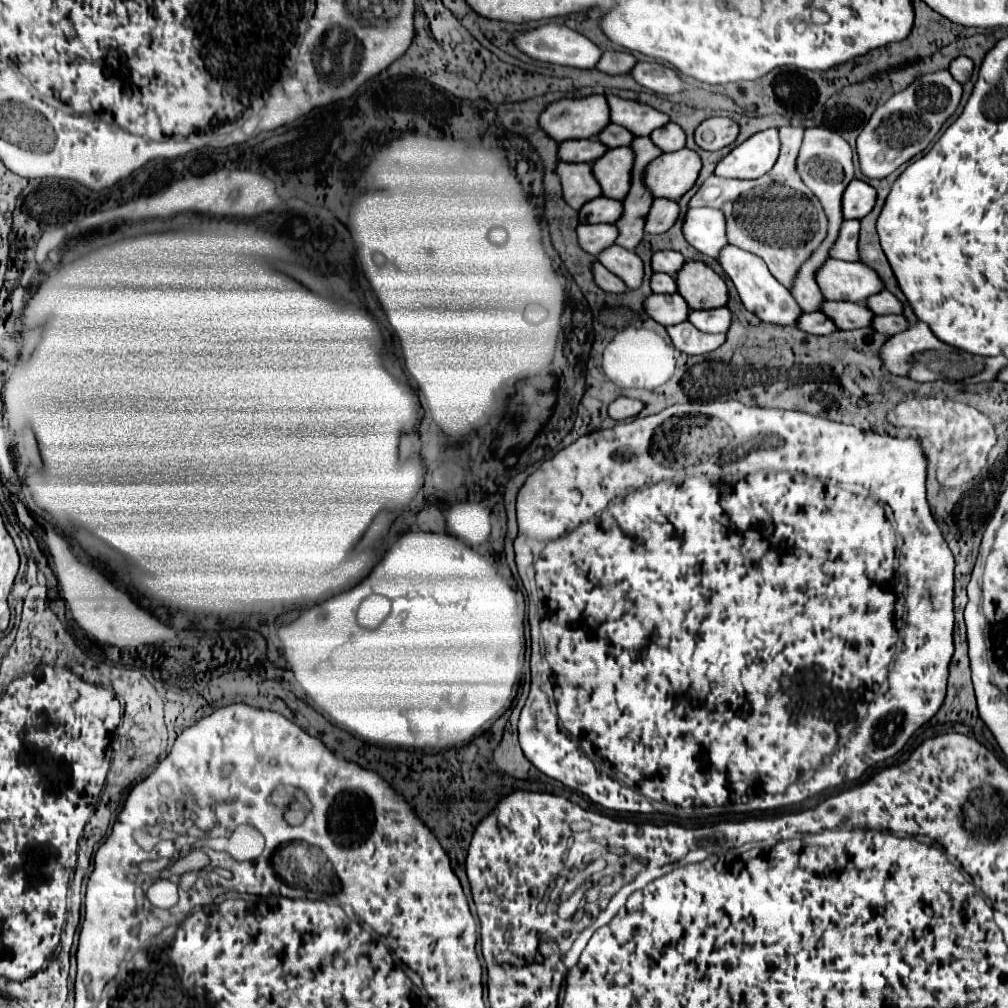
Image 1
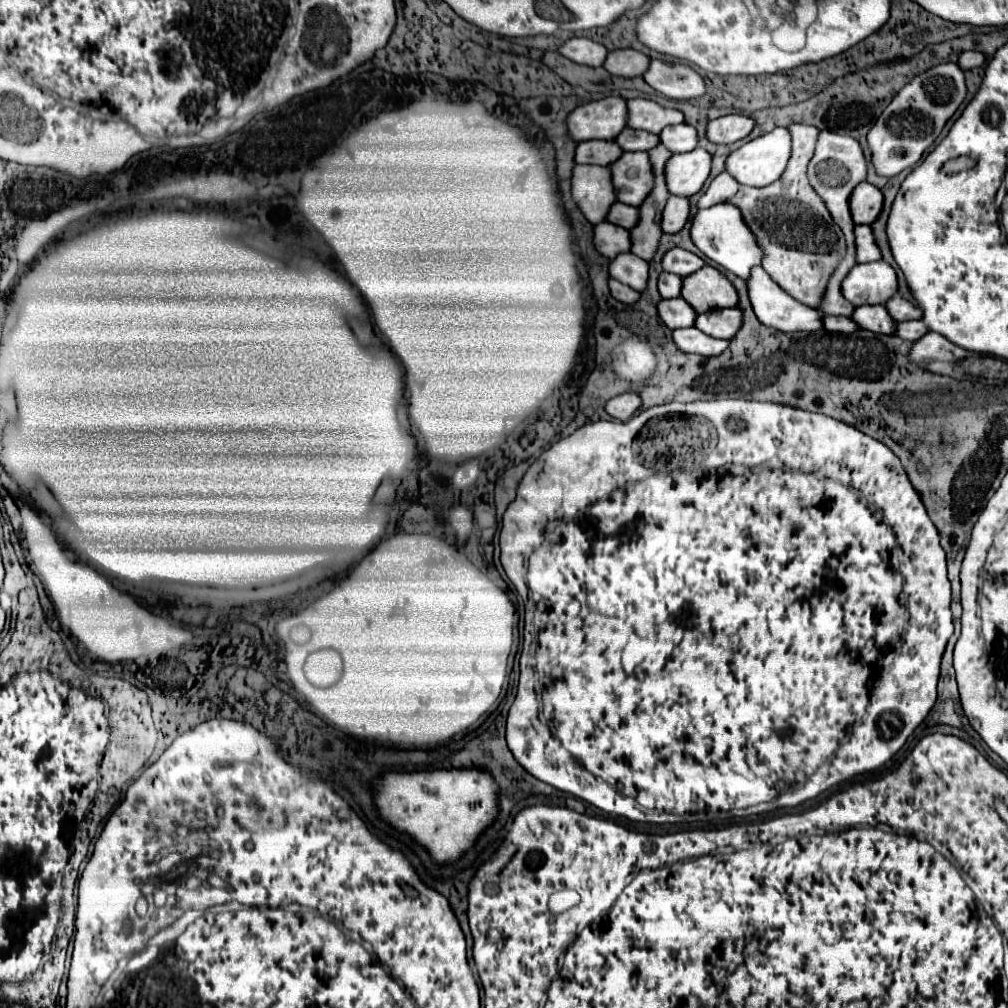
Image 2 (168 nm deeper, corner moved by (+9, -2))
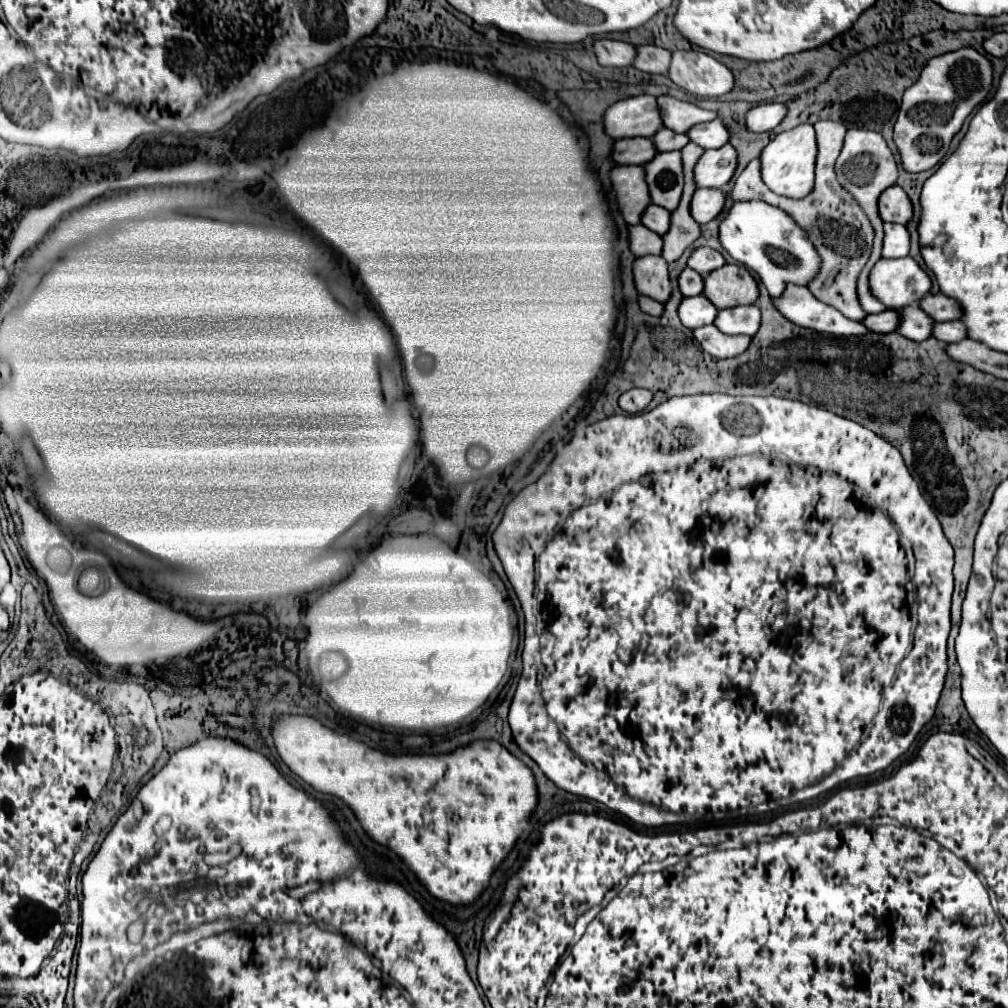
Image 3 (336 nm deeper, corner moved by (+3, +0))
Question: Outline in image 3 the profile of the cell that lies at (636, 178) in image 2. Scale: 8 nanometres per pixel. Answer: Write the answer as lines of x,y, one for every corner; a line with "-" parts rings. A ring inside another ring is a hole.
679,151
659,153
651,161
647,161
643,169
645,169
645,181
649,187
651,203
671,211
679,203
679,195
683,189

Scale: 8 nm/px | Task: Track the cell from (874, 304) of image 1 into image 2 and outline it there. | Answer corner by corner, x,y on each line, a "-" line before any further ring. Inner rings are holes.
893,297
891,301
887,301
887,309
897,321
909,321
909,319
921,319
923,317
923,311
915,303
911,303
903,297

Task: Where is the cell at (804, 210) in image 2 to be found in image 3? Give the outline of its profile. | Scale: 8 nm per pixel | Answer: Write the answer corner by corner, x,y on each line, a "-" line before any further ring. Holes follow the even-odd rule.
817,121
815,125
817,131
817,179
811,195
803,199
789,199
775,195
761,183
761,175
757,173
757,163
751,161
735,179
735,185
729,193
733,201
741,199
757,199
765,201
781,211
785,211
793,221
807,233
809,241
817,249
821,257
819,273
813,277
813,281
807,285
809,291
823,303
833,305
837,311
841,311
845,317
853,321
861,321
867,313
859,307
857,301
857,291
855,291
855,281
861,271
861,267
867,263
871,255
871,243
873,243
873,229
869,221
865,219
865,213
857,203
853,203
853,197
839,187
835,175
833,175
833,163
837,159
837,151
841,149
841,137
845,137
847,127
843,123
835,121

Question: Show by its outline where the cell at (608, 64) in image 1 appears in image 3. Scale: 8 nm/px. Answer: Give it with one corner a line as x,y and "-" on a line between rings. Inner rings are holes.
641,45
637,47
637,55
633,59
633,67
645,73
665,73
669,67
671,53
657,45

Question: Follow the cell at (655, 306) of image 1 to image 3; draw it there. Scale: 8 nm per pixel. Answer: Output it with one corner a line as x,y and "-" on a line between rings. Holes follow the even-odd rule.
683,297
679,305
679,319
687,329
697,329
701,325
711,325
717,317
717,309
709,303
707,297

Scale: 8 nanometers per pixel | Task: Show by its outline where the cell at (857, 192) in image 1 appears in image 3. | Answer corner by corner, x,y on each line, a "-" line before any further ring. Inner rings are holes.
897,185
887,187
879,195
877,209
879,209
879,217
883,221
901,223
901,225
905,225
911,219
911,213
913,213
913,207
911,207
911,201
909,201
907,193

